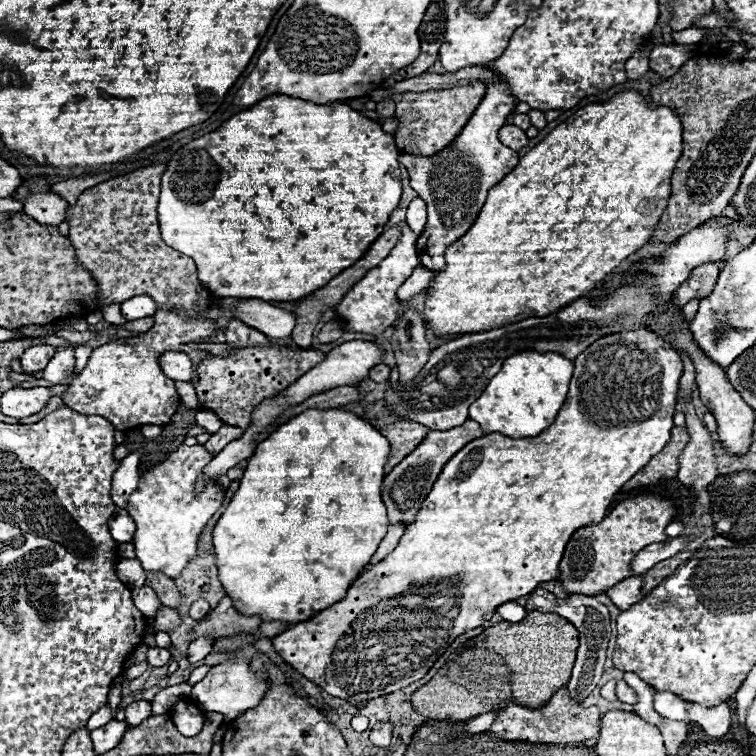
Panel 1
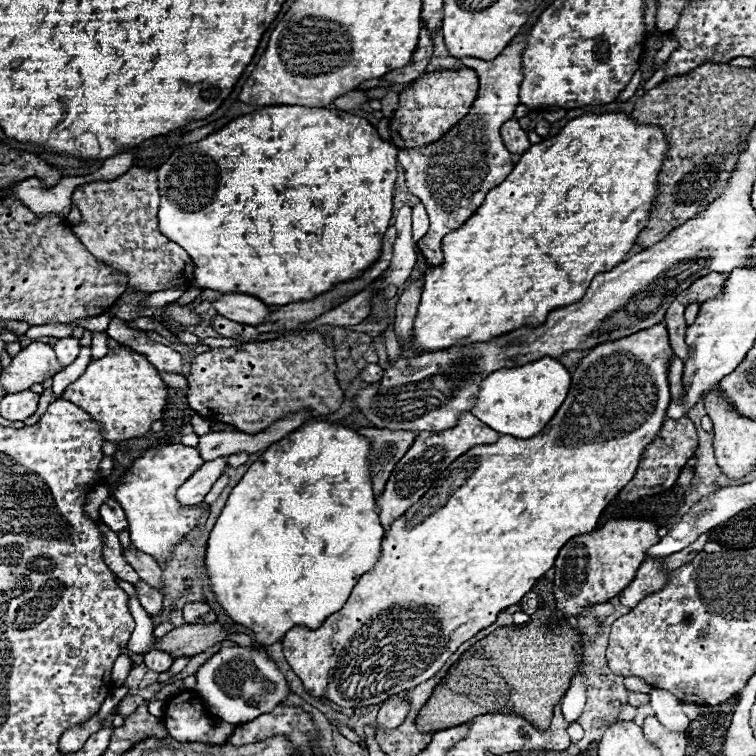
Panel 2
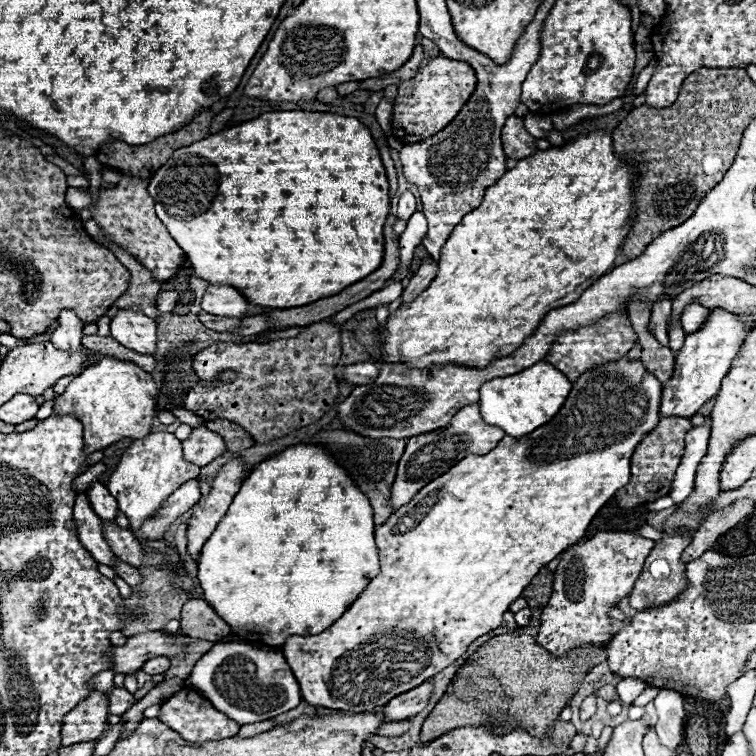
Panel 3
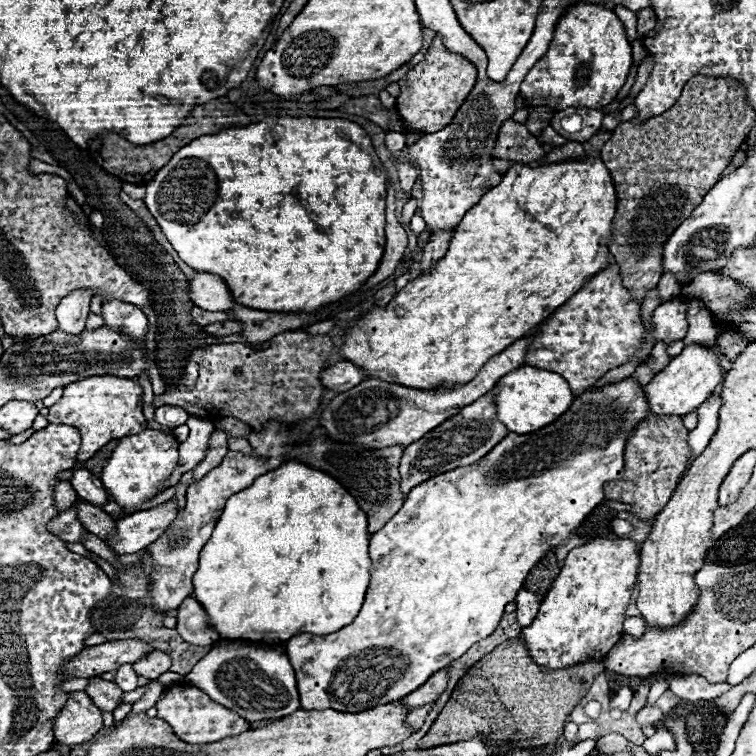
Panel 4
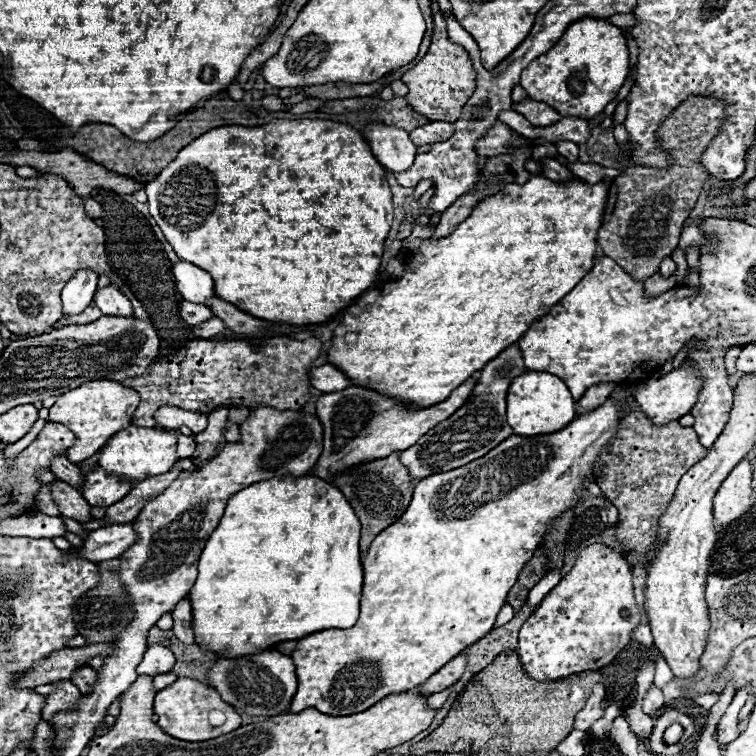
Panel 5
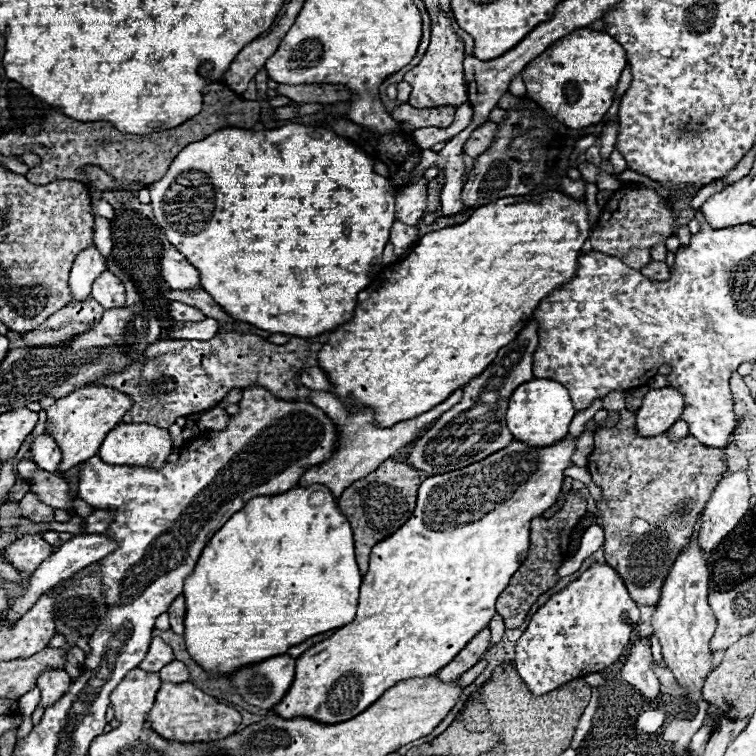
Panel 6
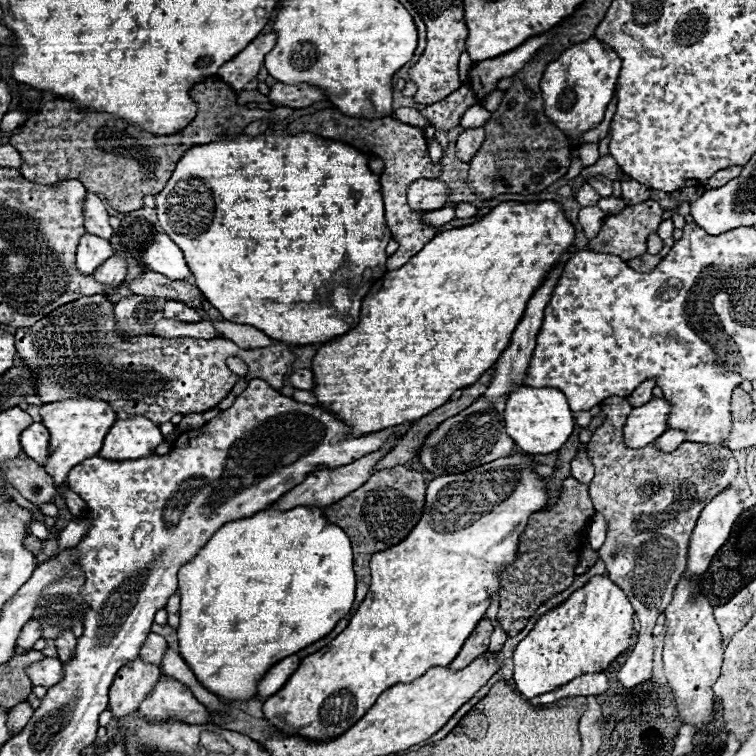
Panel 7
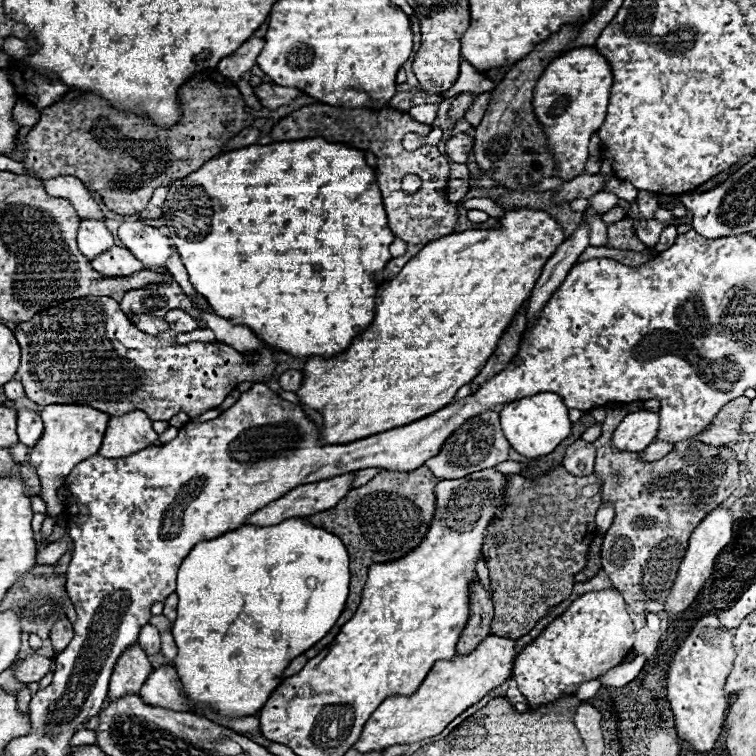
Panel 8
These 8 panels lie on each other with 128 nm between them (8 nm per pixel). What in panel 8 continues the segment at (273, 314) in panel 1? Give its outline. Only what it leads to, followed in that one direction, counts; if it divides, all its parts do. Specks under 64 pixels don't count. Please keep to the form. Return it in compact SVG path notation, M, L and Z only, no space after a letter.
M140 220L122 222L118 228L118 238L144 264L166 264L172 252L170 238L164 236L160 228L148 226Z

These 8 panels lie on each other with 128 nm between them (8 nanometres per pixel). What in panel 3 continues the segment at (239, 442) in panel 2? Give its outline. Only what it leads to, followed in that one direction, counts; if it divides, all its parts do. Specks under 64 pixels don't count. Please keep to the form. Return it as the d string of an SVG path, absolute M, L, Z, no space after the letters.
M206 426L192 428L192 434L188 440L182 442L182 448L184 448L186 460L200 464L200 468L210 464L214 458L218 458L226 452L224 440L216 432L208 430Z

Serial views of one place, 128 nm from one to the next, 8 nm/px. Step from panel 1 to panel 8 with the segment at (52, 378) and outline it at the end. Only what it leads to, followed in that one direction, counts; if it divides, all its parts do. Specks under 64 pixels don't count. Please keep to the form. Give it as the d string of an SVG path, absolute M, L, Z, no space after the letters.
M82 218L80 228L78 228L78 248L86 258L94 258L108 248L114 246L114 238L110 230L106 228L104 222L92 220L92 218Z

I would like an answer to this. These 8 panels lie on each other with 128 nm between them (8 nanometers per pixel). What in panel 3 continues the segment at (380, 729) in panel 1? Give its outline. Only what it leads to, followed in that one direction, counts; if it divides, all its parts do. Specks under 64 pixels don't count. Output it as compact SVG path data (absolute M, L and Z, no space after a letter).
M430 682L420 684L418 688L414 688L410 692L404 692L402 696L396 696L394 700L390 700L382 708L382 712L386 714L386 718L390 722L412 718L412 716L416 716L428 704L432 690L434 690L434 684L430 684Z

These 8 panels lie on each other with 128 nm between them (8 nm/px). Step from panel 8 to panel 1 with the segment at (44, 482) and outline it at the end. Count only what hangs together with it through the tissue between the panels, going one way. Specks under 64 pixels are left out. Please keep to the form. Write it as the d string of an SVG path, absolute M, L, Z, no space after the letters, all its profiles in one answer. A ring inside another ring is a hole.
M164 164L146 166L100 182L84 190L76 206L70 206L66 214L66 222L70 224L68 238L76 248L78 260L98 280L100 308L140 294L148 294L158 302L152 330L94 348L86 368L62 394L64 404L70 408L82 414L104 416L122 432L146 424L164 426L180 404L174 380L166 378L158 368L160 352L180 350L182 344L208 340L216 334L214 320L204 318L212 294L198 282L194 260L178 254L160 238L156 208L164 168ZM182 312L186 312L190 320L186 320ZM88 390L96 390L96 396L86 396Z

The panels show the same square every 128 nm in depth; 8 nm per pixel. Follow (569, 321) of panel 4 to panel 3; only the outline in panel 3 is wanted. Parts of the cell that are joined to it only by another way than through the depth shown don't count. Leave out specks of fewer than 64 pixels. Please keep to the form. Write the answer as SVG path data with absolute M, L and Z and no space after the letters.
M612 312L610 316L602 316L602 320L594 324L594 328L576 328L570 332L560 332L544 360L554 364L554 368L564 372L570 382L574 382L578 380L578 376L582 376L582 372L588 372L590 368L598 368L602 364L608 364L610 360L620 360L622 356L626 356L628 350L636 344L636 340L638 334L630 324L628 314Z

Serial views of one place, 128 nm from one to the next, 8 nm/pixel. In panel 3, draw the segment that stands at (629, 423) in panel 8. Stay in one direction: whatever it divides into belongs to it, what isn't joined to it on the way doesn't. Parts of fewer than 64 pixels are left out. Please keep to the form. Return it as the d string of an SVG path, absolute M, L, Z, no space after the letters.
M712 310L708 322L694 334L686 336L684 346L676 352L676 364L672 372L672 380L662 384L662 416L694 416L702 404L706 404L720 390L722 378L728 374L732 360L736 358L740 346L744 344L750 328L738 316L726 310Z

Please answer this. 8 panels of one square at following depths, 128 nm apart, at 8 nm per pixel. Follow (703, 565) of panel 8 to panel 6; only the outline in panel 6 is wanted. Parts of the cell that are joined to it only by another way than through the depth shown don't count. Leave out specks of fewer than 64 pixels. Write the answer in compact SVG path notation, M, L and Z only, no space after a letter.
M734 472L724 476L722 482L714 488L710 500L700 518L698 544L704 554L710 554L712 548L726 538L750 506L750 484L746 472Z

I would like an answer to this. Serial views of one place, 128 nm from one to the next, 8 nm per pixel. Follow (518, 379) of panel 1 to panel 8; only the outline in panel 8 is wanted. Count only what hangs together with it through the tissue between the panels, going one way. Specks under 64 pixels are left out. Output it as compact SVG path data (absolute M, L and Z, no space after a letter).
M542 392L510 402L506 408L502 408L500 426L504 436L510 440L510 446L518 454L528 458L538 458L550 454L570 434L572 422L568 420L568 408L562 402L562 398L552 392Z

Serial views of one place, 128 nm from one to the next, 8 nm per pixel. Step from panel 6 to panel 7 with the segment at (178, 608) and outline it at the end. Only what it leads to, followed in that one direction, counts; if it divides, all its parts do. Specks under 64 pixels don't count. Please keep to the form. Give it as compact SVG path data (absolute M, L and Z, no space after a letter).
M172 594L168 598L168 604L166 604L166 612L168 612L168 624L172 628L178 628L178 608L180 608L180 596L178 594Z

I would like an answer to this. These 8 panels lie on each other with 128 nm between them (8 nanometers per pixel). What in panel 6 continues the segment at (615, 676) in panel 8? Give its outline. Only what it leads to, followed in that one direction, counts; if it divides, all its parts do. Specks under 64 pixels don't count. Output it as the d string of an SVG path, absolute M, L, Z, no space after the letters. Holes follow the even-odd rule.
M610 392L602 404L606 410L616 410L620 414L616 426L602 428L602 432L594 434L594 452L590 454L586 466L592 482L602 490L602 500L596 504L602 514L602 528L606 534L604 558L606 564L618 572L638 606L656 606L660 602L662 582L666 582L666 576L678 554L688 546L690 536L694 534L694 524L702 514L710 492L718 486L724 472L728 470L726 454L722 448L702 446L698 440L694 440L694 436L686 436L680 442L670 442L666 434L654 438L636 436L634 414L624 410L622 392ZM638 638L638 642L634 642L632 652L620 674L626 682L638 688L646 700L658 698L660 684L652 670L652 652L650 652L650 644L646 638Z

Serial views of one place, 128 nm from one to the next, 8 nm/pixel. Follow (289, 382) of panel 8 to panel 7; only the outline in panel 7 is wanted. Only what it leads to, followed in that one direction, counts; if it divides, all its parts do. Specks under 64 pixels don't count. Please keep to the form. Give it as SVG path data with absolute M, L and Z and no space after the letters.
M300 368L290 374L290 384L298 390L312 390L312 370Z

